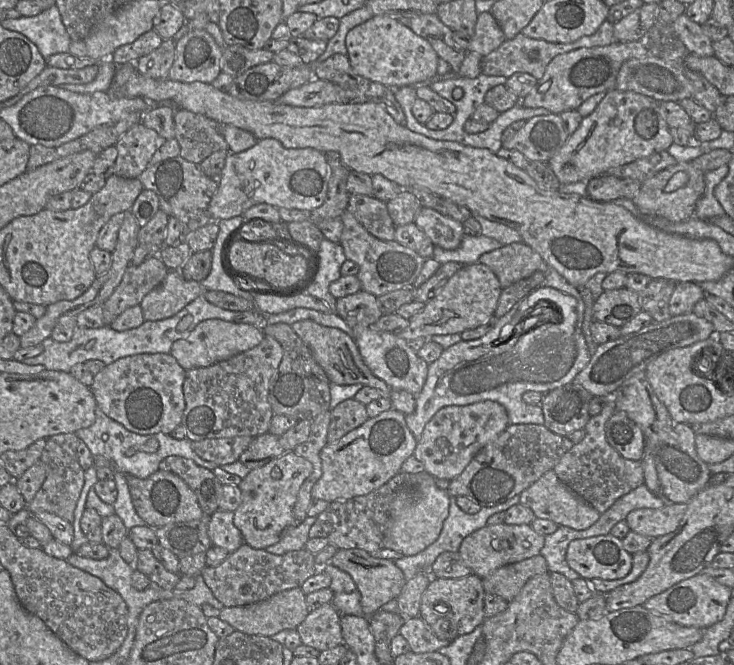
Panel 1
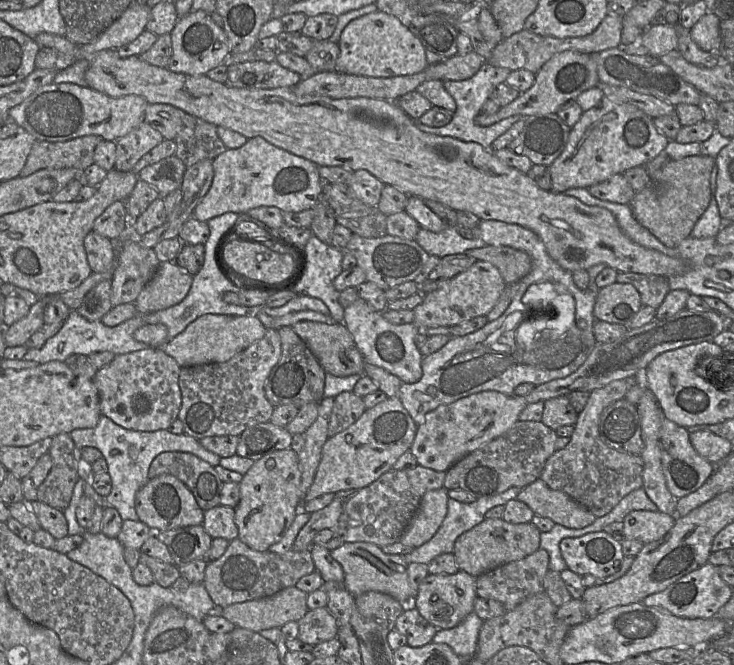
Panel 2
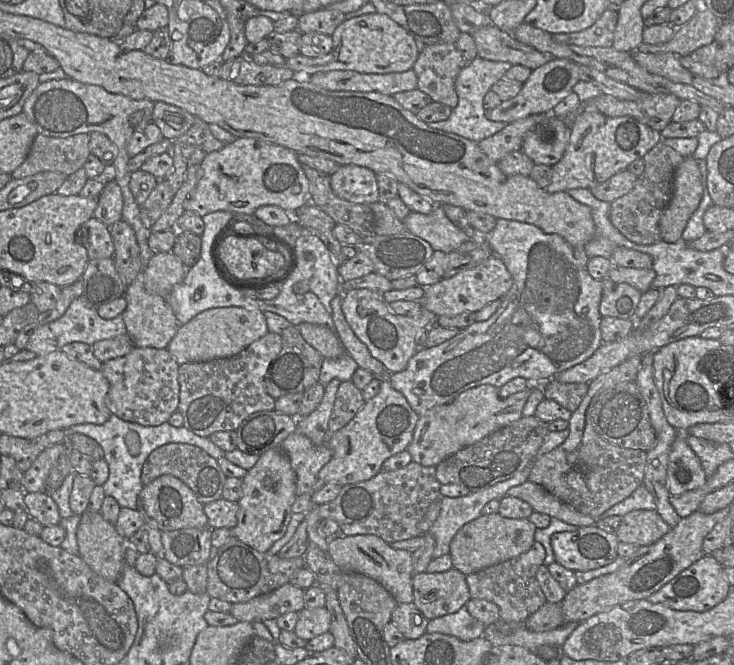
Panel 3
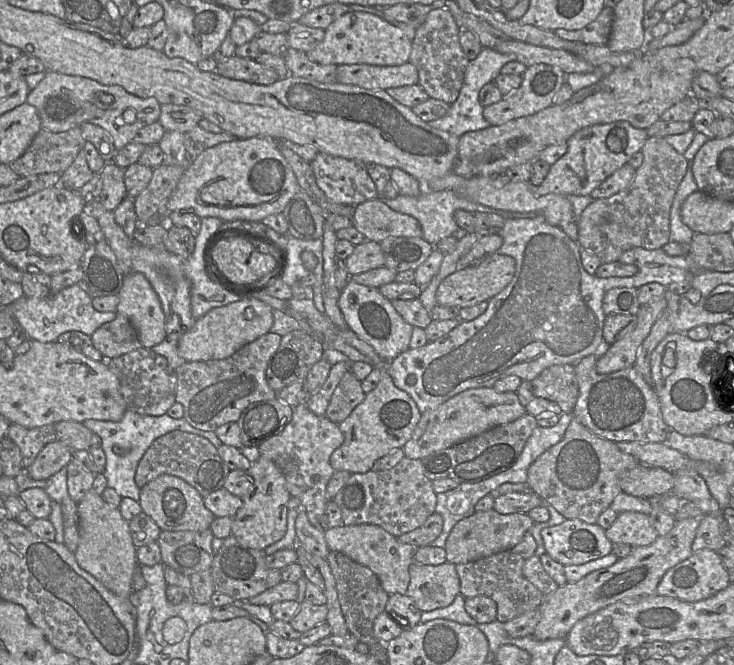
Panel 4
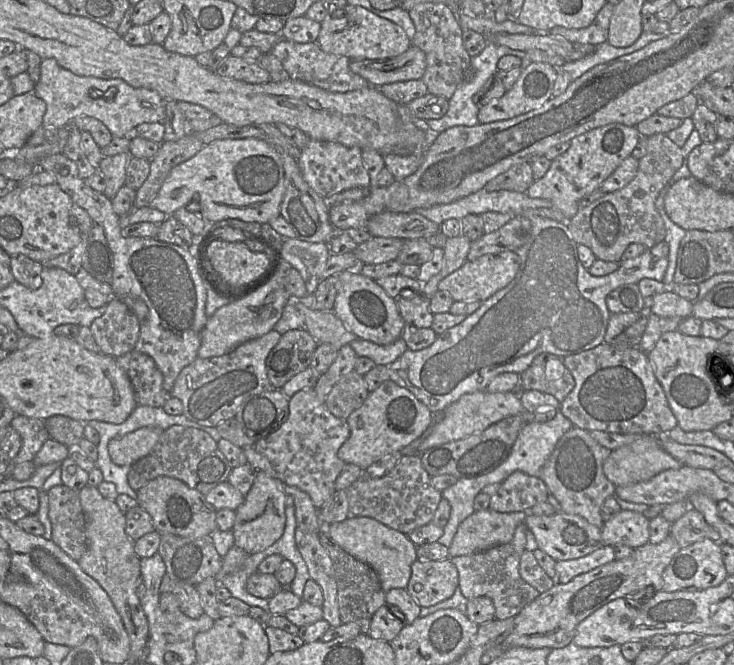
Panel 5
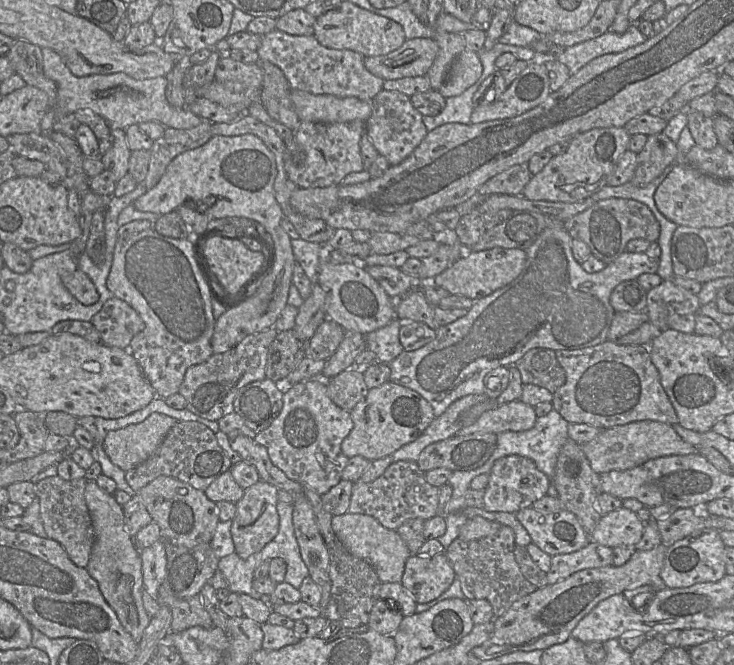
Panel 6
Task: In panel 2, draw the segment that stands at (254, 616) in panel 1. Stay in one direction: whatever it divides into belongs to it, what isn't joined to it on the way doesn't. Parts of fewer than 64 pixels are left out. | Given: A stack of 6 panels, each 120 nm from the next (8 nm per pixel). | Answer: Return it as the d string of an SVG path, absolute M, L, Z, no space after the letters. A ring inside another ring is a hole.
M287 587L272 596L229 605L222 617L237 628L254 632L280 628L287 622L297 622L307 613L306 597L307 593L297 587Z

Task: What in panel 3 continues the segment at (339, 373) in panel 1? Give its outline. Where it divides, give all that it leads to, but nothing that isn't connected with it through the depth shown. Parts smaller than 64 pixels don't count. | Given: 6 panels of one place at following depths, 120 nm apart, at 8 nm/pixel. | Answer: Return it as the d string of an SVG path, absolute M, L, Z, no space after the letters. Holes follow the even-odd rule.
M301 323L295 327L323 358L338 358L347 353L337 334L329 328L310 323Z

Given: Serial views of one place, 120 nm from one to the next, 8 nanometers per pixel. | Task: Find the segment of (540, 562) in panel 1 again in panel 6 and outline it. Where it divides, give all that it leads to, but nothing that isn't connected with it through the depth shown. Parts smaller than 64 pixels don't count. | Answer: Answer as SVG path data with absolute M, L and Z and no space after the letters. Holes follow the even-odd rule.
M502 526L495 534L481 539L464 541L456 538L445 549L445 554L460 581L465 600L482 599L488 601L492 607L494 618L503 615L515 601L537 590L537 587L531 584L520 571L514 557L515 547L515 534L513 530L510 527Z

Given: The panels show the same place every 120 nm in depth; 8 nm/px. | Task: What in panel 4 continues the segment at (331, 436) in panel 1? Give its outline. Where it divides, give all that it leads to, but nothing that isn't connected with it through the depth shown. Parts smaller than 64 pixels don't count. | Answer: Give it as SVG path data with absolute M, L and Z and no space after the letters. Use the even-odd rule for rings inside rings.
M348 371L335 388L325 415L332 422L340 424L364 400L365 396L362 382Z

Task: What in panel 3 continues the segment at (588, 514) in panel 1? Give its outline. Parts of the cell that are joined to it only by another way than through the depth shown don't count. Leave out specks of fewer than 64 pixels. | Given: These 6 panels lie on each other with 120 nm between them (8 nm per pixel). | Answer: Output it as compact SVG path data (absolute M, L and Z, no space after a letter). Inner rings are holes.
M529 480L519 486L510 488L506 496L519 498L530 504L535 512L547 514L551 518L555 517L570 525L585 527L593 526L596 522L590 516L577 512L540 485Z

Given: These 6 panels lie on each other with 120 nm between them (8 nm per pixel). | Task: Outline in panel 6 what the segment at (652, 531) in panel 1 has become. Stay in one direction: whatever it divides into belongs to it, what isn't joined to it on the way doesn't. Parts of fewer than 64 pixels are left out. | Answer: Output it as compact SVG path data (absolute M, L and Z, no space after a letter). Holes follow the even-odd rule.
M620 508L602 515L591 534L591 541L613 548L632 548L640 541L645 530L637 514Z

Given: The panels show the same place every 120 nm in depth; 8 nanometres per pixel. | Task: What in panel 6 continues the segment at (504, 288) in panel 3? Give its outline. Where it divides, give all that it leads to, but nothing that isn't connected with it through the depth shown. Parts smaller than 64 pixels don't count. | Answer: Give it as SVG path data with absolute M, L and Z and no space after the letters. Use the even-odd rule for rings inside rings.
M462 246L461 257L434 278L436 285L450 294L465 296L472 300L484 298L513 282L522 272L526 261L523 249L492 248L479 252Z

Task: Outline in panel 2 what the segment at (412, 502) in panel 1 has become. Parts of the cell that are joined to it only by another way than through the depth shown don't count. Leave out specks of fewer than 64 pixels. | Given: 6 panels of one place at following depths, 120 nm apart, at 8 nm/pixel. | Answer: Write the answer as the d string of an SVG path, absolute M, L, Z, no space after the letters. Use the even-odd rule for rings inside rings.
M442 487L423 495L417 512L398 542L407 548L415 549L435 535L447 514L447 491Z

